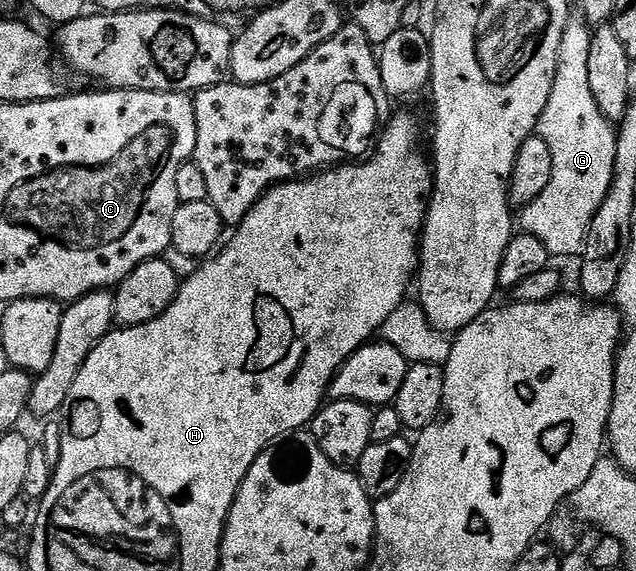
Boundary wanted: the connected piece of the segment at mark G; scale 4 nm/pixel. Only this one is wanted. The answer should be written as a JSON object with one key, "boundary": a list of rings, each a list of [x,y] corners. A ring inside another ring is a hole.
{"boundary":[[[571,18],[563,30],[563,42],[559,46],[559,62],[555,82],[551,86],[551,98],[537,123],[536,135],[551,146],[553,155],[553,182],[519,212],[519,224],[524,235],[539,238],[547,246],[550,257],[578,257],[585,247],[586,234],[595,211],[610,190],[614,176],[616,129],[602,114],[591,92],[587,79],[587,58],[591,55],[593,33],[584,19]]]}

